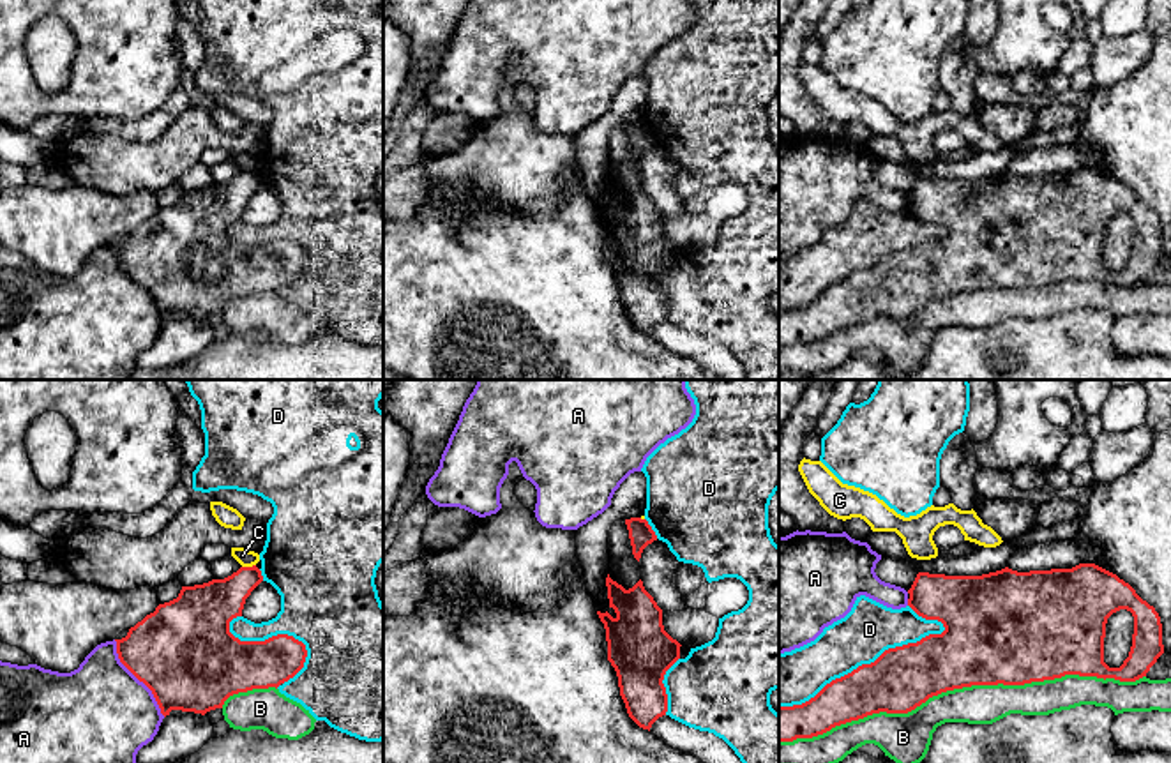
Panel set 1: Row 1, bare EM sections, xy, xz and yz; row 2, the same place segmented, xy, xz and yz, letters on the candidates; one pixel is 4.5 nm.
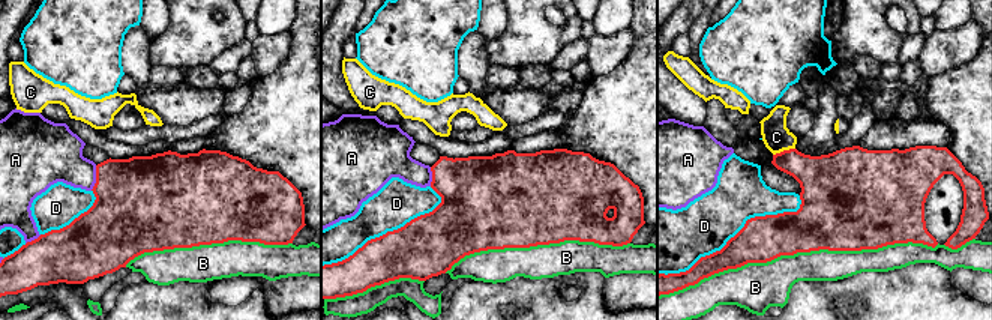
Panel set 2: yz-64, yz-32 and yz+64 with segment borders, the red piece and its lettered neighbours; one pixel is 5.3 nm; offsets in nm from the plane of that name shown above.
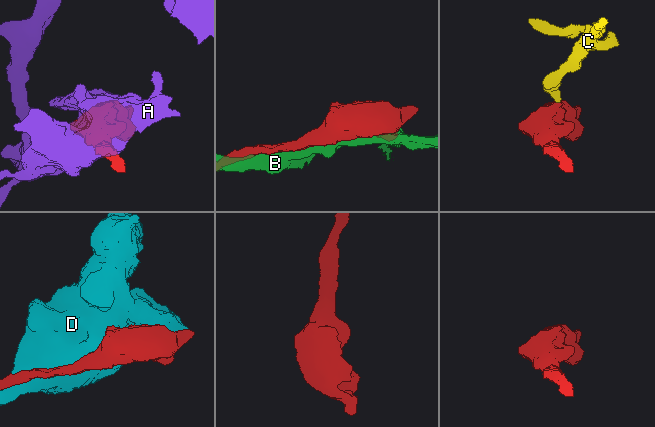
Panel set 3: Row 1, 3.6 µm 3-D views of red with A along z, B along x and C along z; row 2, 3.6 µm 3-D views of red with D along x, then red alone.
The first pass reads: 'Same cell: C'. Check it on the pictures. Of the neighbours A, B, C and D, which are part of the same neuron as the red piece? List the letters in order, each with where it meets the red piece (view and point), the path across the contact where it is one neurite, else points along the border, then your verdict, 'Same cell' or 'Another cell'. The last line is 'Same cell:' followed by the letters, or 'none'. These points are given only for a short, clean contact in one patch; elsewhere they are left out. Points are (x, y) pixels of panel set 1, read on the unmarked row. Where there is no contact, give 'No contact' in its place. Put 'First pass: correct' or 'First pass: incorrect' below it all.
A: Touches red at xy (138, 283). Another cell
B: Touches red at yz (961, 292). Another cell
C: Touches red at xy (248, 172). Boundary: xy (255, 168), (242, 172). Another cell
D: Touches red at yz (862, 269). Another cell
Same cell: none
First pass: incorrect

